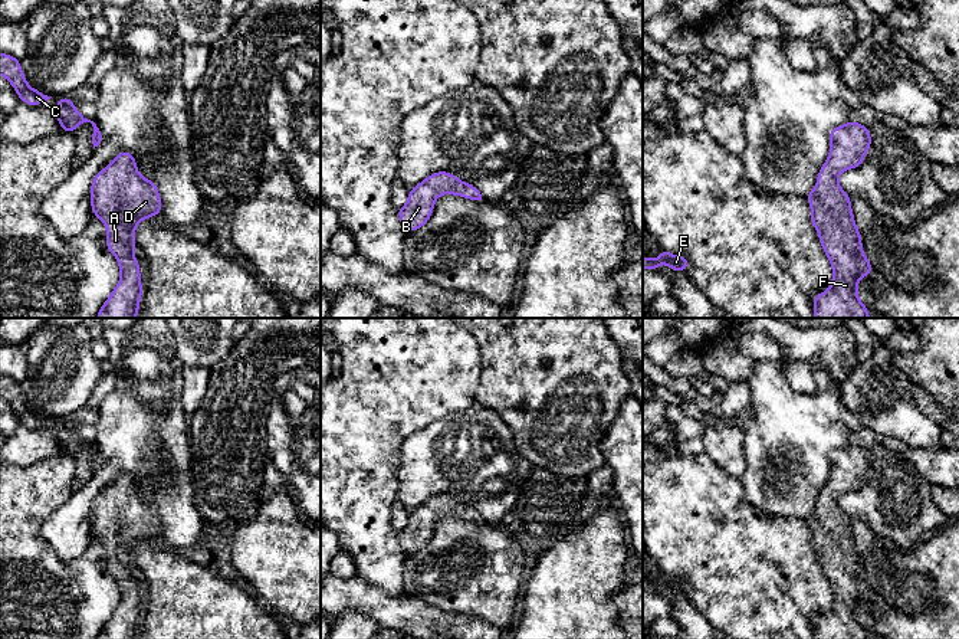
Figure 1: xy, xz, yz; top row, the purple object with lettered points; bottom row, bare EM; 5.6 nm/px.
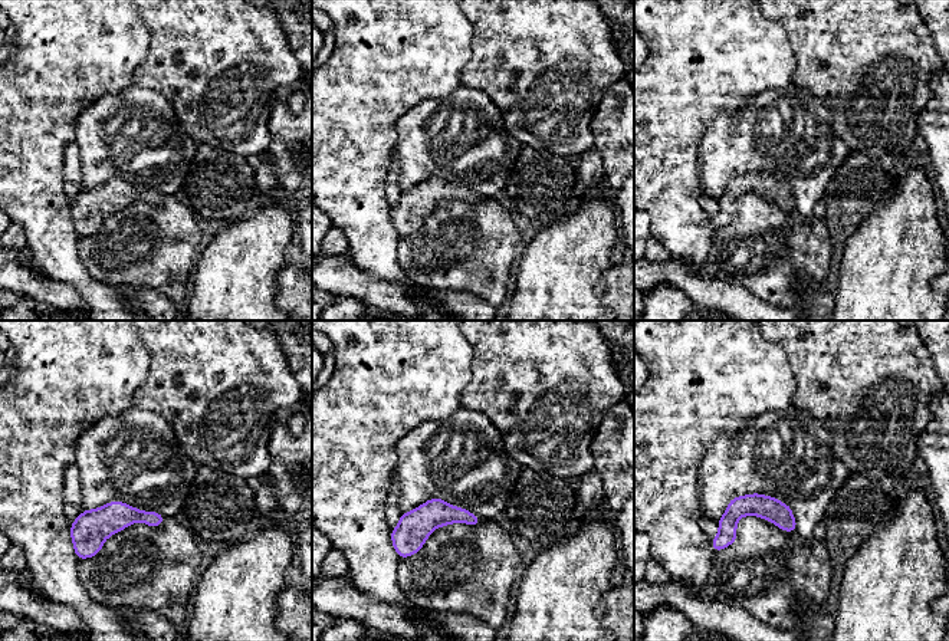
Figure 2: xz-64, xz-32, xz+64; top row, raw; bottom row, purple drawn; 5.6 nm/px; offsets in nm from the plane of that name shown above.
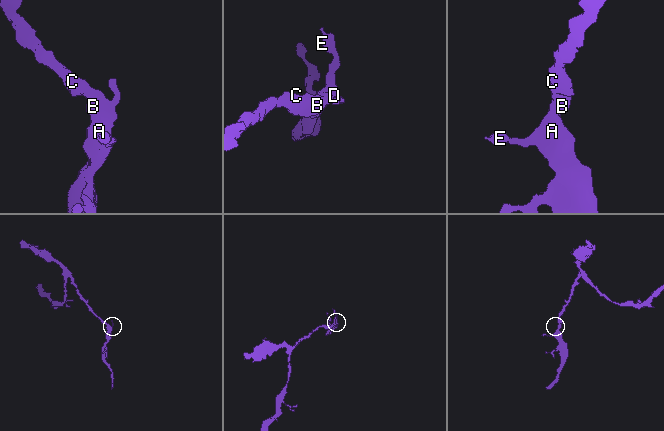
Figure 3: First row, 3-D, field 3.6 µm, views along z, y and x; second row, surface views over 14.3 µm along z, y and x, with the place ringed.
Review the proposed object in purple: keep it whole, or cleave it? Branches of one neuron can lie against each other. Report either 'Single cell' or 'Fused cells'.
Single cell

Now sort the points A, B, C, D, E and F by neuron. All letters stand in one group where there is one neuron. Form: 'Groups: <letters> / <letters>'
Groups: A B C D E F

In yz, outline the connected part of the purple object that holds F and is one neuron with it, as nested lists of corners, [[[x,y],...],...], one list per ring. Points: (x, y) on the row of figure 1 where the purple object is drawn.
[[[848,121],[831,130],[830,141],[828,158],[818,171],[815,187],[807,194],[811,223],[832,268],[831,286],[814,296],[814,318],[870,318],[866,305],[858,298],[857,285],[863,276],[871,273],[871,260],[863,253],[861,233],[853,216],[850,196],[838,184],[838,176],[863,164],[871,145],[871,135],[866,125]]]

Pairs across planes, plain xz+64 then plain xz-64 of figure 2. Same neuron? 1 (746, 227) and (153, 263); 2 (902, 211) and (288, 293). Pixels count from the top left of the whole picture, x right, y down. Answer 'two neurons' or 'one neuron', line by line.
1: one neuron
2: two neurons

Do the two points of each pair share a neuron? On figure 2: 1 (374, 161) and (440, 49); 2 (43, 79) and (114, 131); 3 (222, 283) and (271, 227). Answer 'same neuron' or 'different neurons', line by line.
1: same neuron
2: different neurons
3: same neuron

